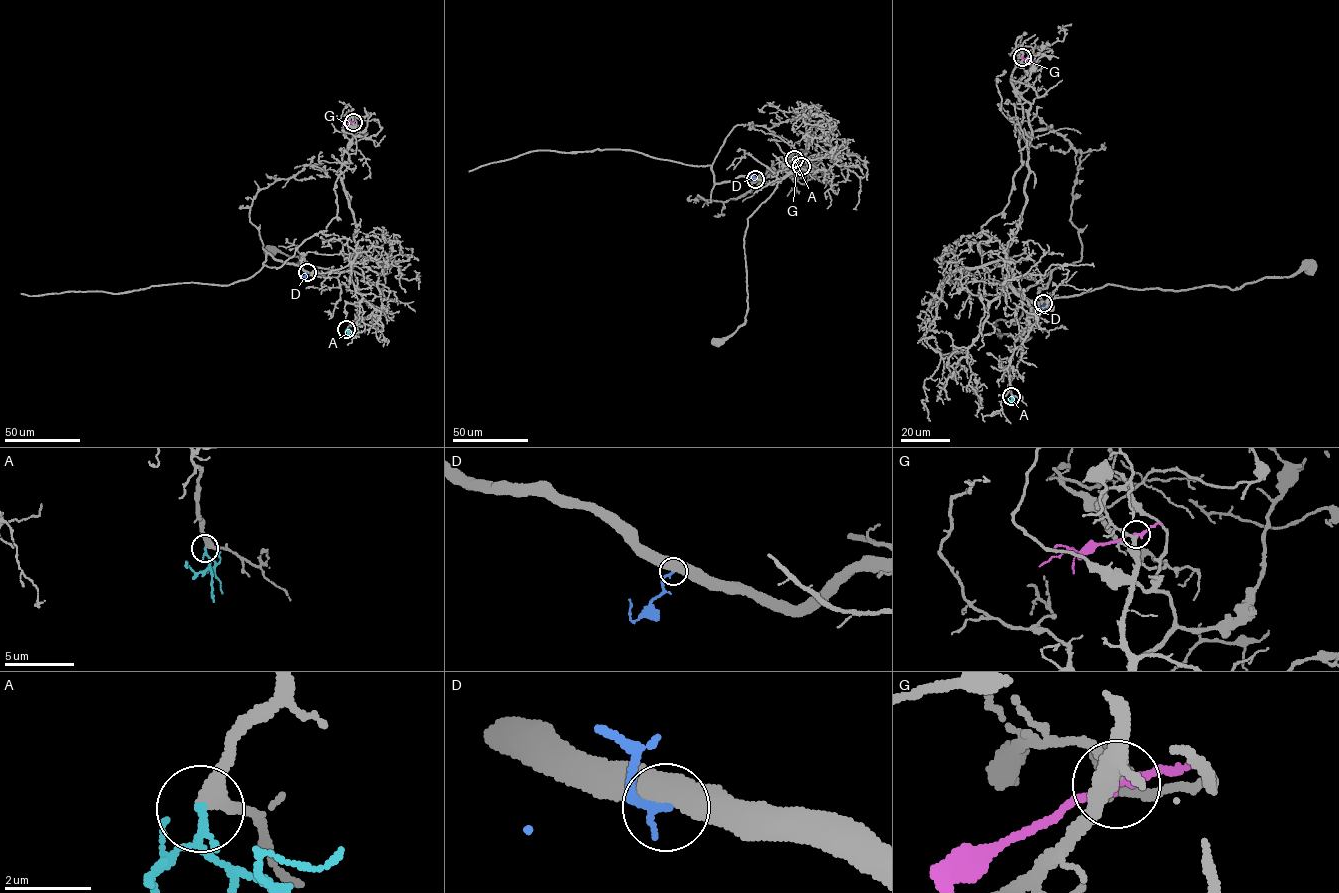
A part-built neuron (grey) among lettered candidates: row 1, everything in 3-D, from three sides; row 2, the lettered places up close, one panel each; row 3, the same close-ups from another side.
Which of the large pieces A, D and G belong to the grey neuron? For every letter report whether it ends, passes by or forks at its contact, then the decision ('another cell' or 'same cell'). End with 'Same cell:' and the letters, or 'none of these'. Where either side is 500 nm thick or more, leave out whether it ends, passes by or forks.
A: it passes by | same cell
D: another cell
G: it passes by | another cell
Same cell: A

